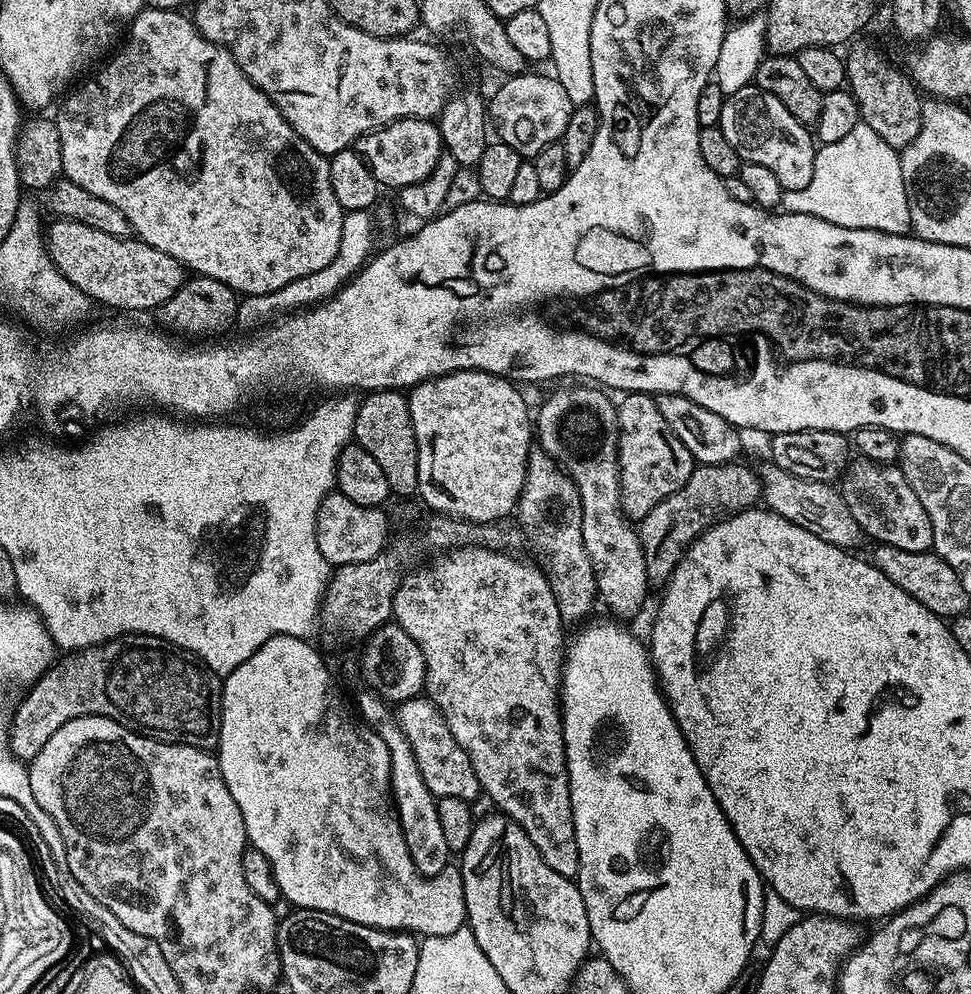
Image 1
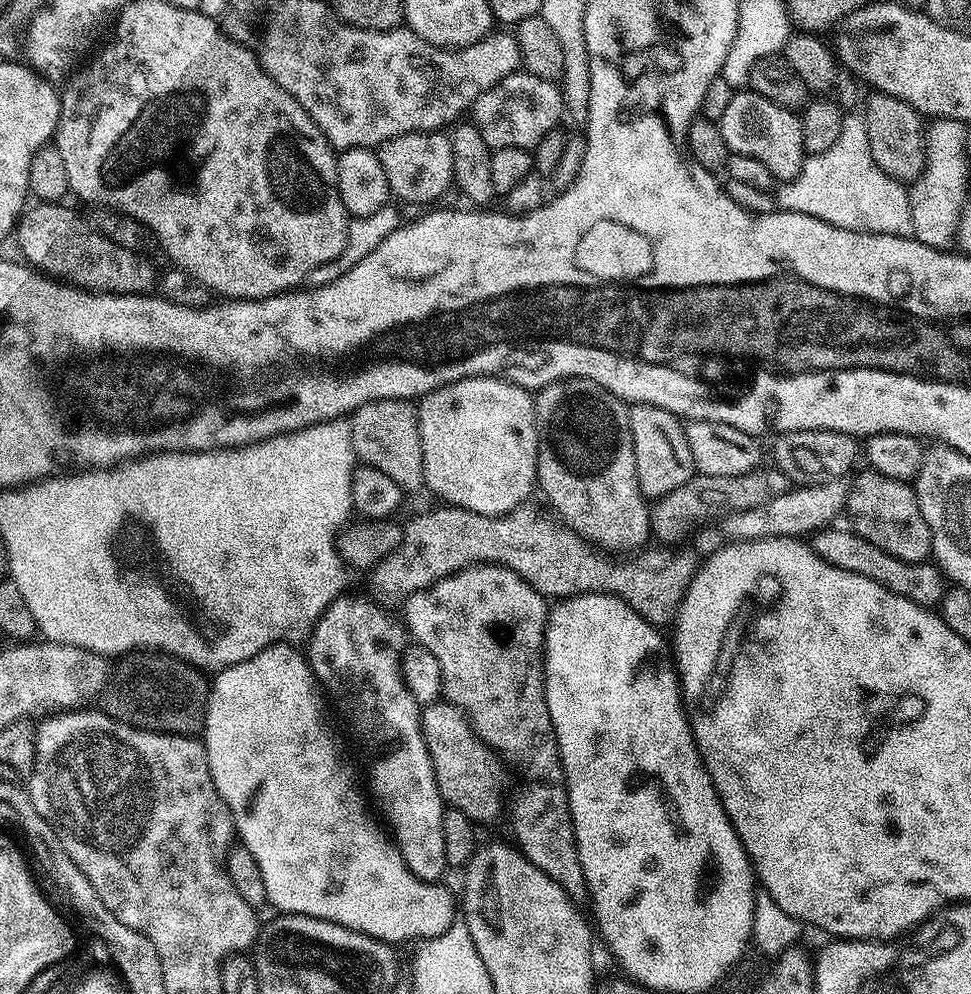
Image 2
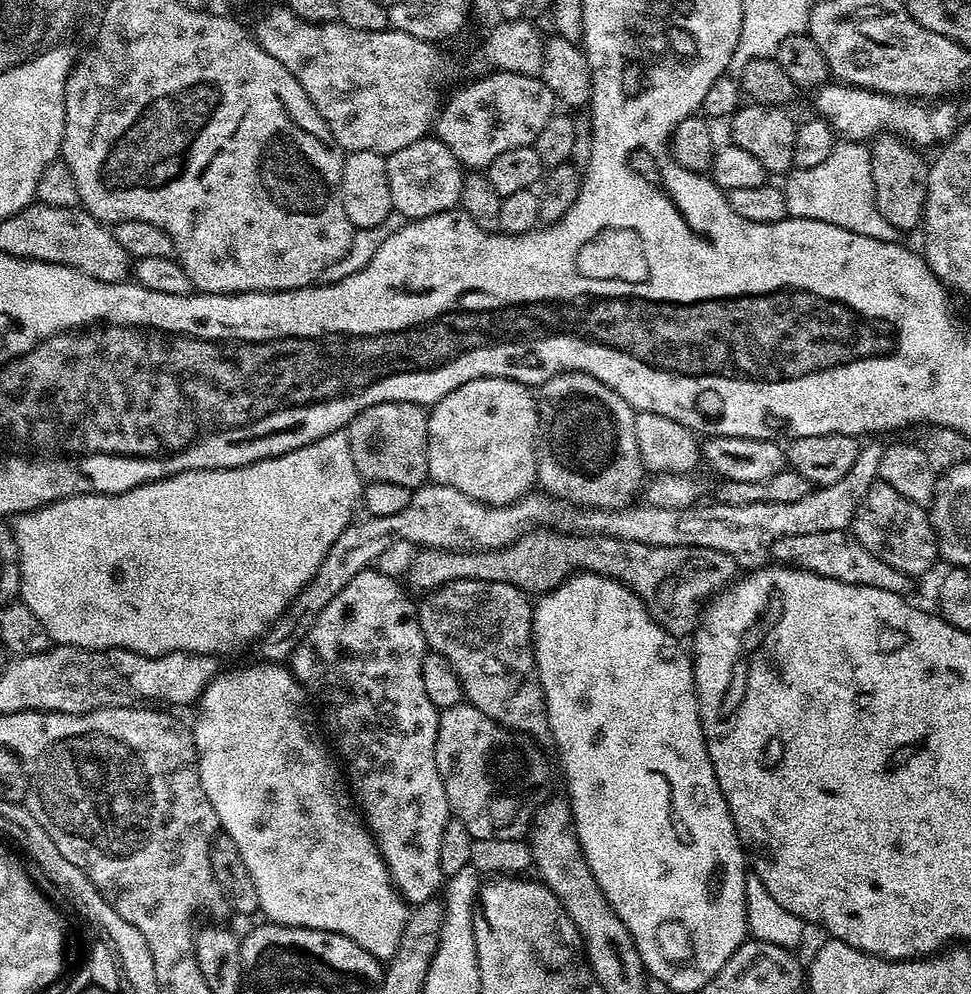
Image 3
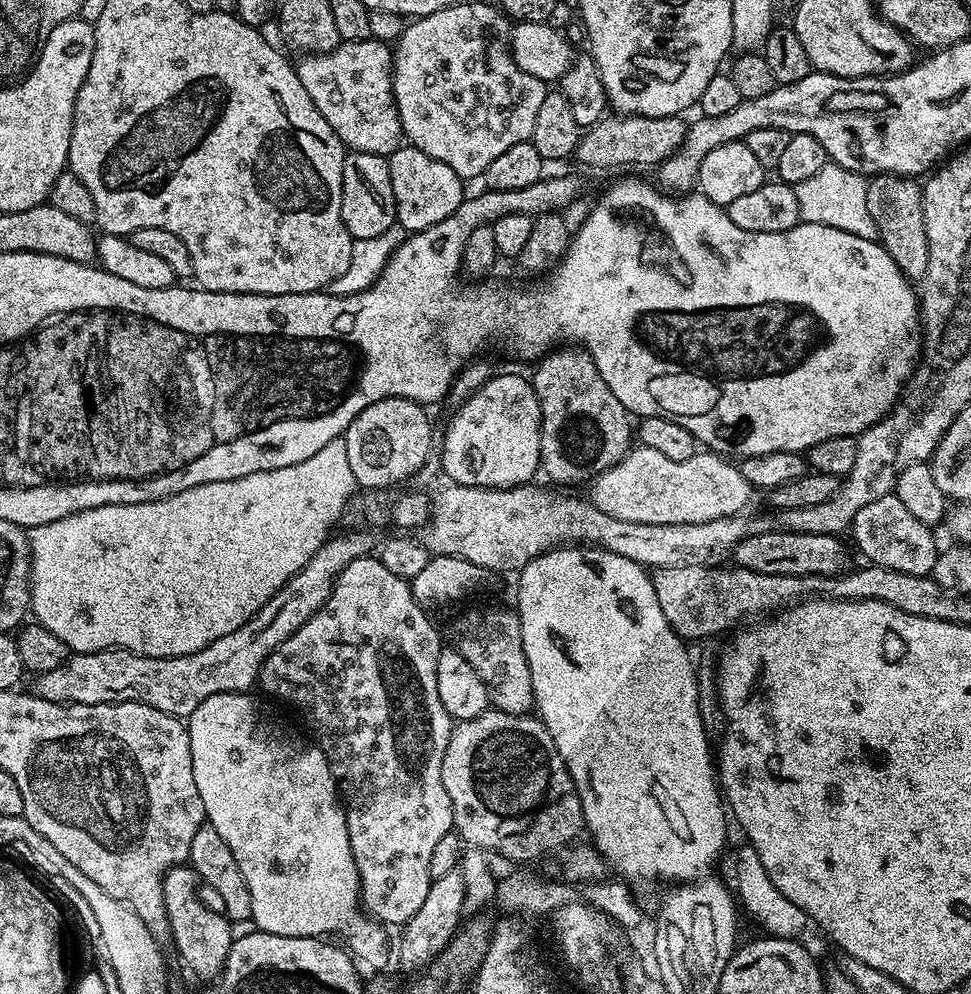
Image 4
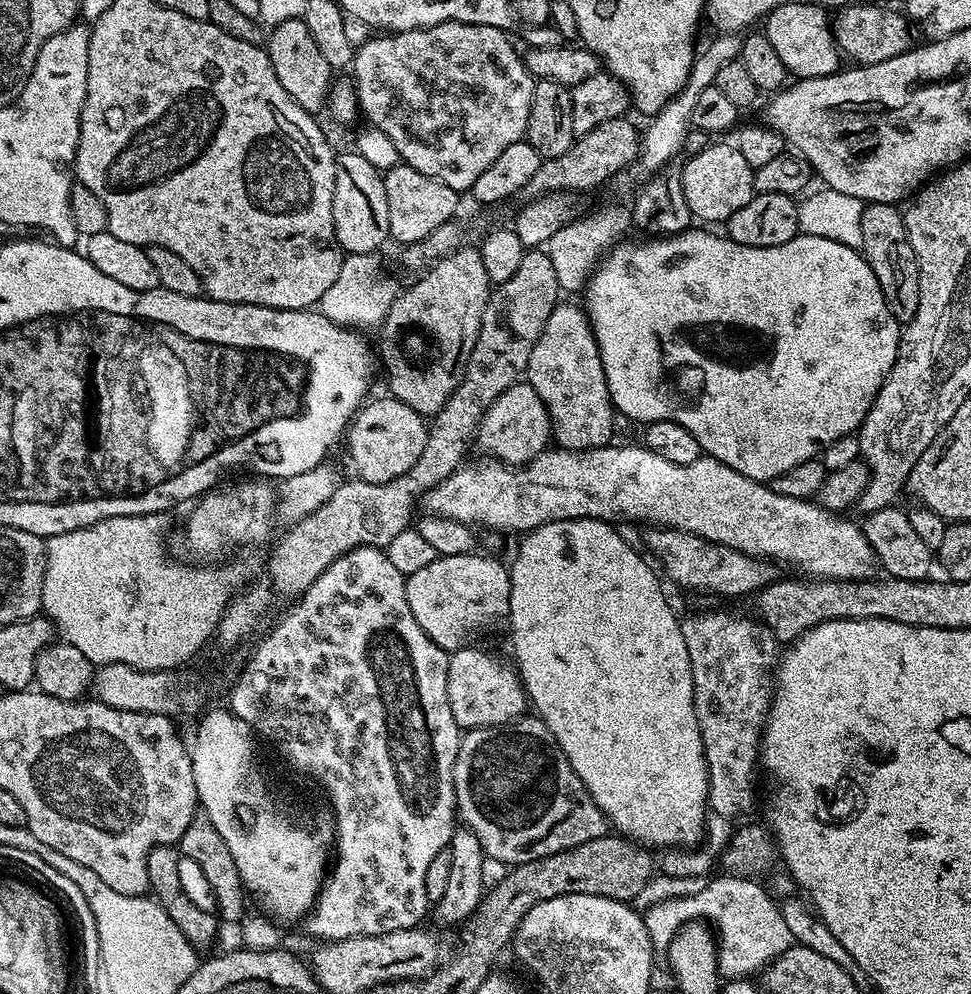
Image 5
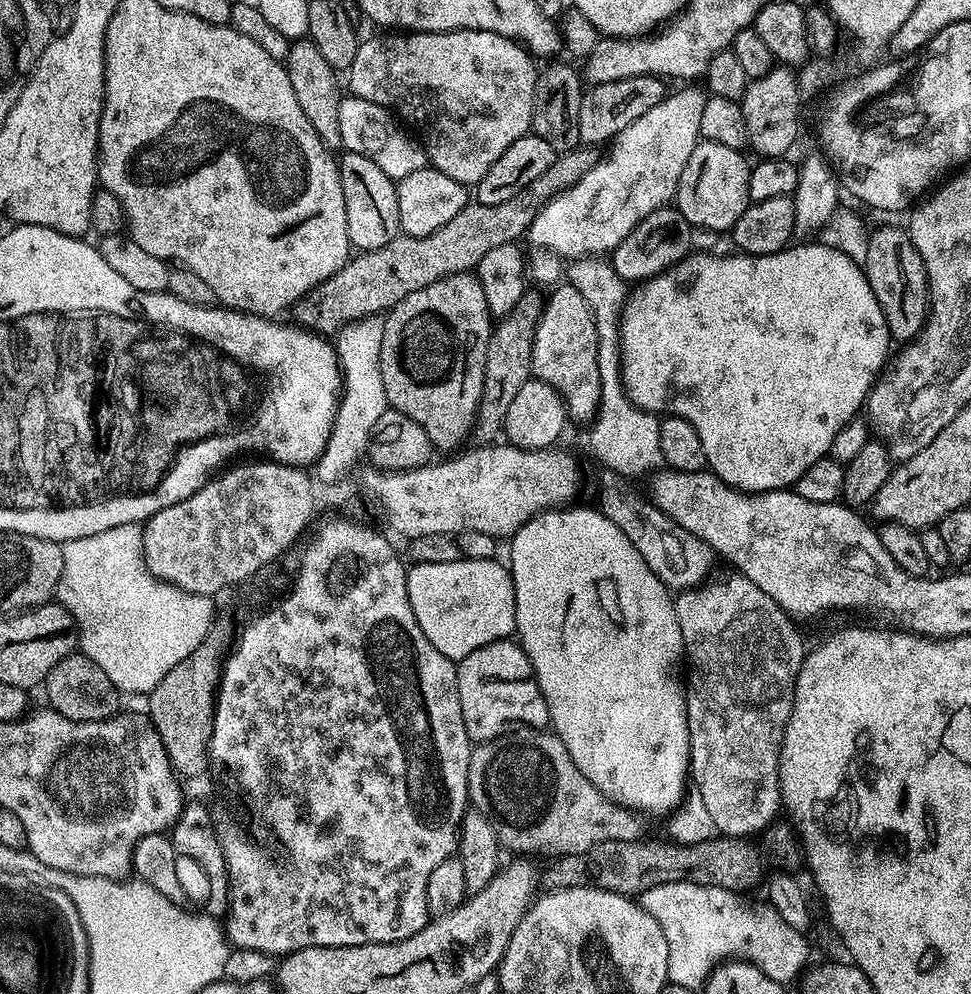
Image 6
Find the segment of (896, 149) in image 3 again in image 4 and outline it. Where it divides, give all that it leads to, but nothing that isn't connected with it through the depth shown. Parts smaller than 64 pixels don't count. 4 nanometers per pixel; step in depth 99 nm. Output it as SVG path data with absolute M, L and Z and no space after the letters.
M881 174L868 180L866 190L866 206L870 210L870 218L874 218L874 226L878 226L879 243L894 258L898 270L902 270L905 278L923 281L928 269L928 243L922 218L921 185L907 176L890 176Z

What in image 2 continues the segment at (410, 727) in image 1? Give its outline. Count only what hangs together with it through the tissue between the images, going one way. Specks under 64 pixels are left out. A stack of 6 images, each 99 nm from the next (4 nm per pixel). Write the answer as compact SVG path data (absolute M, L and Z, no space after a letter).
M447 702L425 704L420 714L420 729L426 738L426 746L430 750L438 790L445 805L449 809L461 811L476 826L488 824L491 820L498 819L500 811L503 808L505 811L506 808L506 796L504 800L504 768L506 769L506 764L495 750L472 729L468 715L458 706Z

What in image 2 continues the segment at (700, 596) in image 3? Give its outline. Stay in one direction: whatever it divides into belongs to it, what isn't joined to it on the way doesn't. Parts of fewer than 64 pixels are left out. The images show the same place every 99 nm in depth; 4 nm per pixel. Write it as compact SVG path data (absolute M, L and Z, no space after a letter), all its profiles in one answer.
M532 502L522 503L501 516L483 516L465 508L438 507L440 508L434 512L424 512L421 516L414 517L408 525L405 523L400 533L400 544L371 569L372 577L369 578L368 584L372 587L370 595L376 603L400 606L406 598L410 598L410 594L426 590L434 582L452 576L471 564L501 564L503 568L517 572L545 598L559 602L570 596L591 592L610 594L619 600L625 600L646 622L665 626L664 624L671 625L675 621L682 598L702 563L701 557L696 557L690 549L684 548L685 546L648 546L631 554L605 552L589 540L583 540L573 528L561 522L555 515L547 516L546 513L539 512Z

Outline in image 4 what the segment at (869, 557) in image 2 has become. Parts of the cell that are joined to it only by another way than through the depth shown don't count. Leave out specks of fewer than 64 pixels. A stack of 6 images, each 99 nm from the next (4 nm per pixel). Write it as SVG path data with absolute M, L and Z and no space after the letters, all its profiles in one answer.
M773 530L757 536L747 536L742 542L738 542L734 549L734 560L739 567L754 570L758 574L839 576L849 567L848 556L840 542L840 536Z

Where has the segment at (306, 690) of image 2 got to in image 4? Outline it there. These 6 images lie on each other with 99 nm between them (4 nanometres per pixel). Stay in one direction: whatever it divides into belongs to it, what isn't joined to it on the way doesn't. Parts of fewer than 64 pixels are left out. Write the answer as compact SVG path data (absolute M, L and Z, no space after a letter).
M223 692L214 694L198 706L186 717L186 727L190 738L190 758L194 766L194 783L198 785L198 794L202 794L202 806L207 823L222 834L222 842L230 846L230 854L234 854L234 862L238 862L238 870L242 870L242 878L246 878L246 886L250 890L250 910L252 911L251 923L259 931L270 934L282 934L283 936L319 936L321 938L331 937L331 932L337 932L339 939L346 945L347 951L365 969L384 968L390 960L390 944L388 948L388 936L385 925L379 920L373 920L362 907L360 898L360 875L354 862L354 854L350 846L350 834L348 833L348 813L344 811L342 797L338 791L336 779L324 757L324 751L316 747L315 743L303 744L292 736L279 736L272 732L272 728L260 717L260 708L256 700L248 692Z

